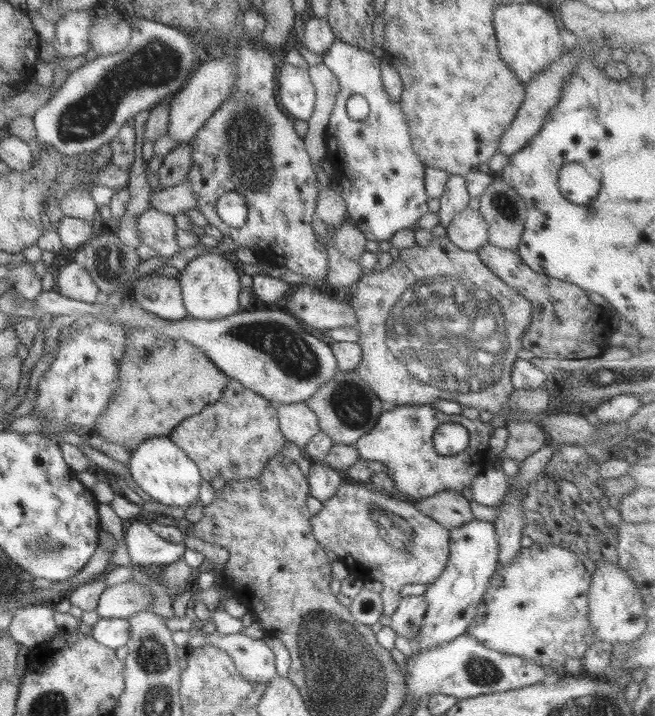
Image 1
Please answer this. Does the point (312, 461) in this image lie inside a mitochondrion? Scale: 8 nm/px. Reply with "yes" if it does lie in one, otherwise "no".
no

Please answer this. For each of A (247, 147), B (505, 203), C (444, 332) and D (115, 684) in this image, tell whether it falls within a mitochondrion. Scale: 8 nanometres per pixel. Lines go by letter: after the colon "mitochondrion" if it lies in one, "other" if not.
A: mitochondrion
B: mitochondrion
C: mitochondrion
D: other

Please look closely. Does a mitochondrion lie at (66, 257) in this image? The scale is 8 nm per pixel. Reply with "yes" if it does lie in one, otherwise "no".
no

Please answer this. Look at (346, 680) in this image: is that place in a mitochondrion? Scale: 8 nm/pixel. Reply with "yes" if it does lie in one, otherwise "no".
yes

